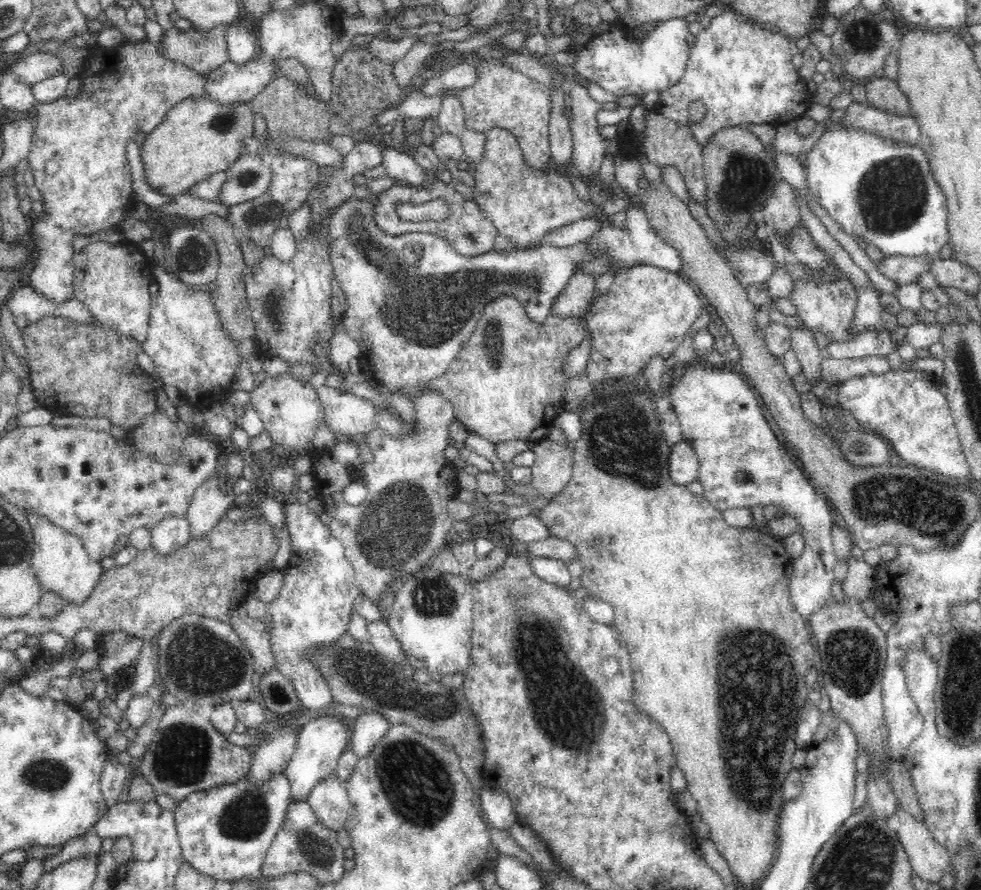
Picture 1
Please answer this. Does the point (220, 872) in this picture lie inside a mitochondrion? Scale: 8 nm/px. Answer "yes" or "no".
no

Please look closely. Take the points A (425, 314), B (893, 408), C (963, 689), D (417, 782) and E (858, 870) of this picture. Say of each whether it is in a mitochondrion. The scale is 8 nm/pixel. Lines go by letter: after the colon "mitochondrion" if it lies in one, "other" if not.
A: mitochondrion
B: mitochondrion
C: mitochondrion
D: mitochondrion
E: mitochondrion

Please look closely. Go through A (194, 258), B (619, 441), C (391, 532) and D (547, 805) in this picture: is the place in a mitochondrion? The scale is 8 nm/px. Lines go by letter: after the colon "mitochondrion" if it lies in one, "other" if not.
A: mitochondrion
B: mitochondrion
C: mitochondrion
D: other

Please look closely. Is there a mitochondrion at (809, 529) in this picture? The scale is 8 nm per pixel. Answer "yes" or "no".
no

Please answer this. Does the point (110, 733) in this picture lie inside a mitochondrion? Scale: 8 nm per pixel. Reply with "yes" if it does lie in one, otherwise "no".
no

